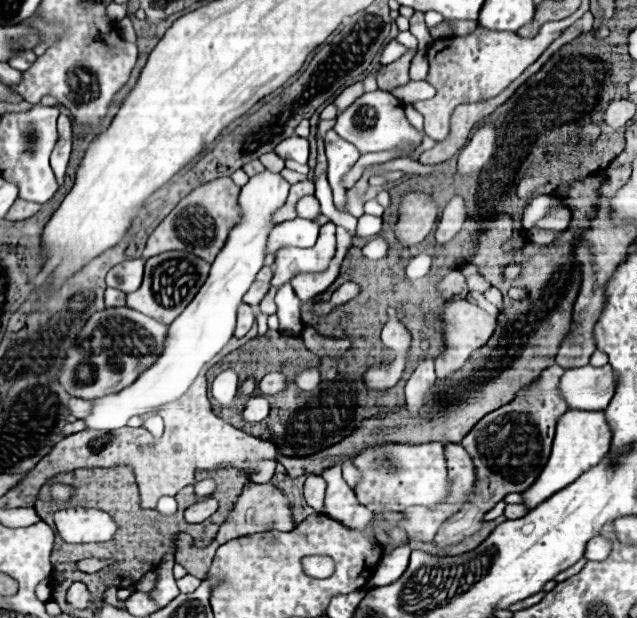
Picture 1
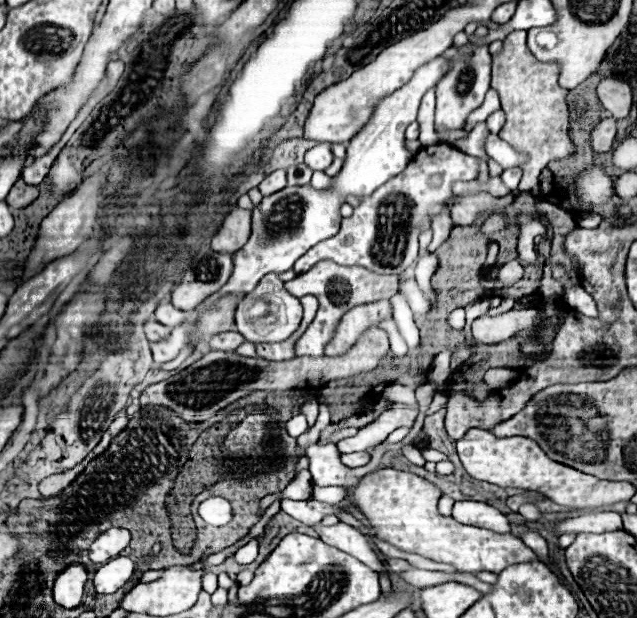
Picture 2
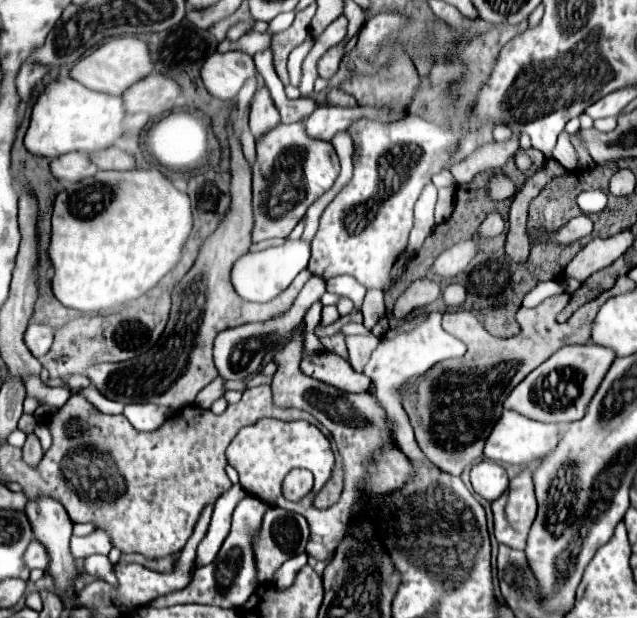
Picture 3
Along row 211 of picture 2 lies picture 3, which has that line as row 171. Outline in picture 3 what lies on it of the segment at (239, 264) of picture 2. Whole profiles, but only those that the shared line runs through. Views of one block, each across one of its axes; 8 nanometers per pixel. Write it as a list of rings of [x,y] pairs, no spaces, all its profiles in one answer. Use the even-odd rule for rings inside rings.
[[[304,120],[274,128],[270,136],[262,136],[262,144],[256,144],[256,152],[256,164],[252,168],[256,220],[252,240],[288,238],[294,226],[304,218],[308,206],[332,188],[340,172],[340,160],[330,142],[308,136]]]

